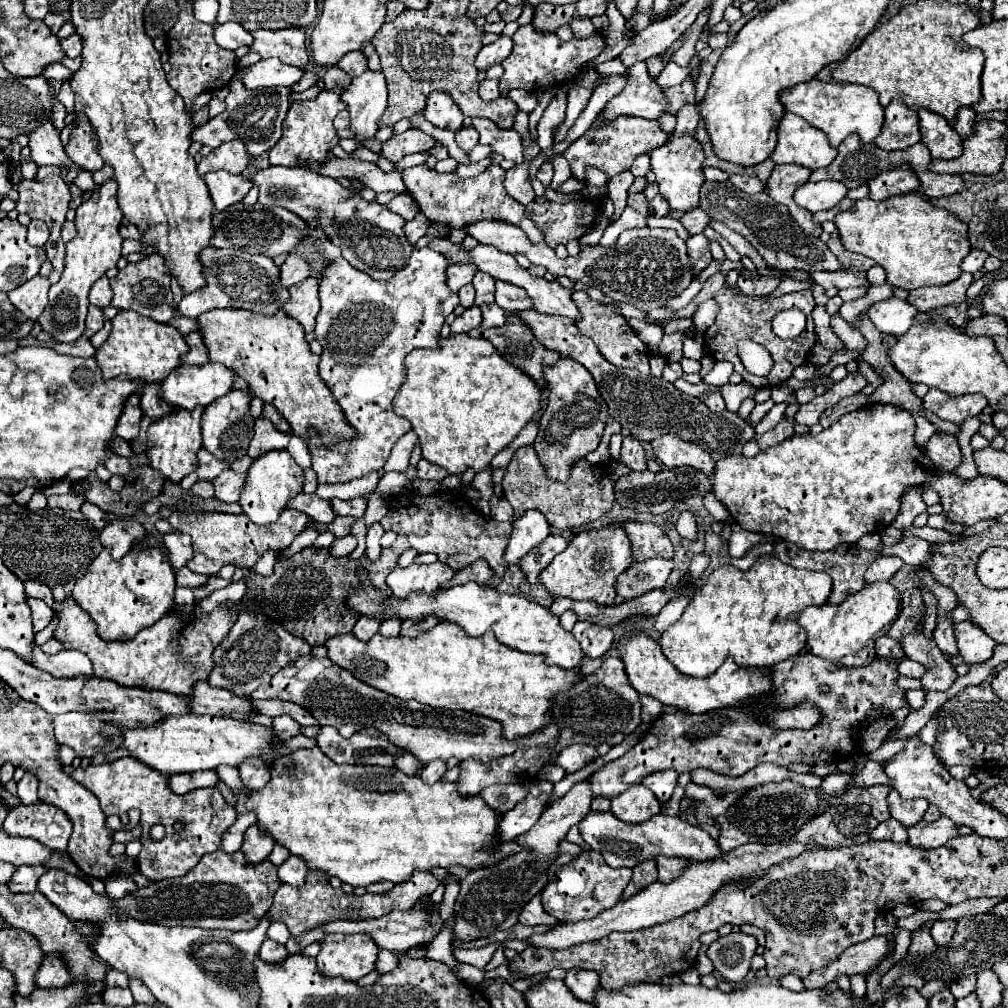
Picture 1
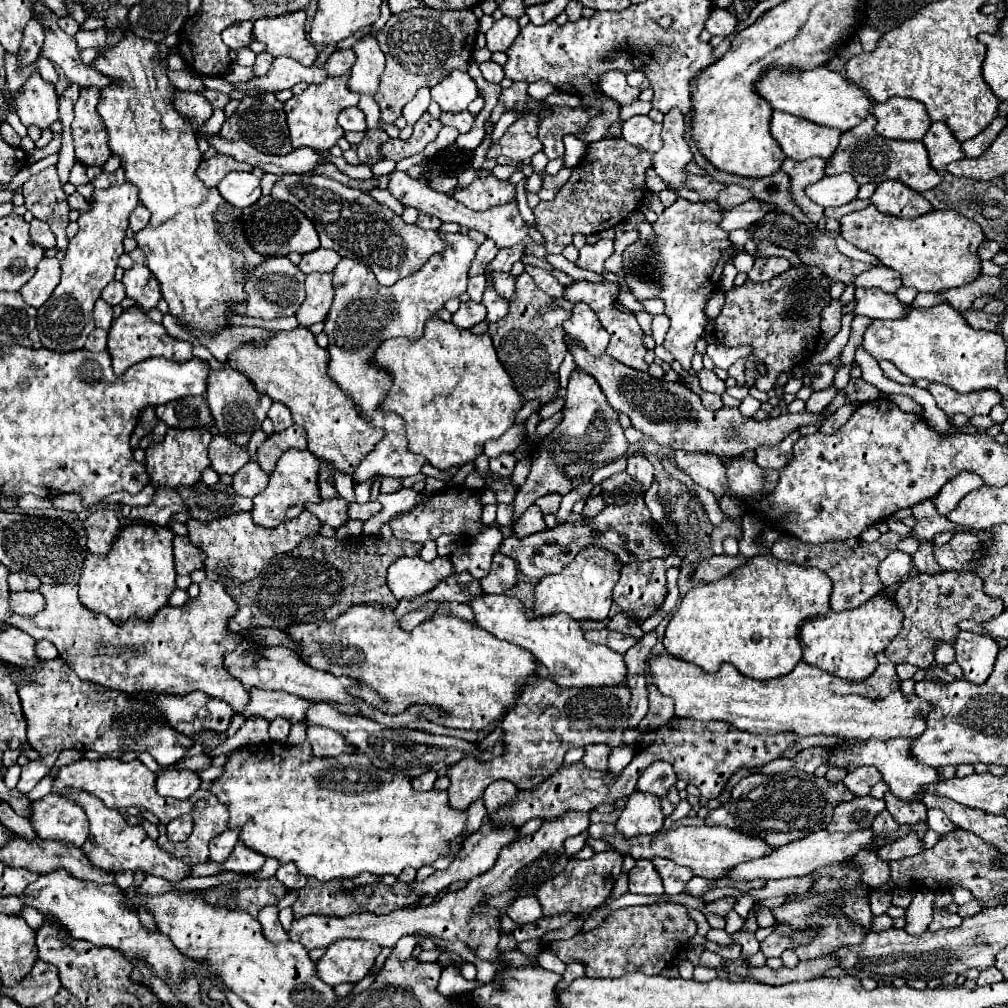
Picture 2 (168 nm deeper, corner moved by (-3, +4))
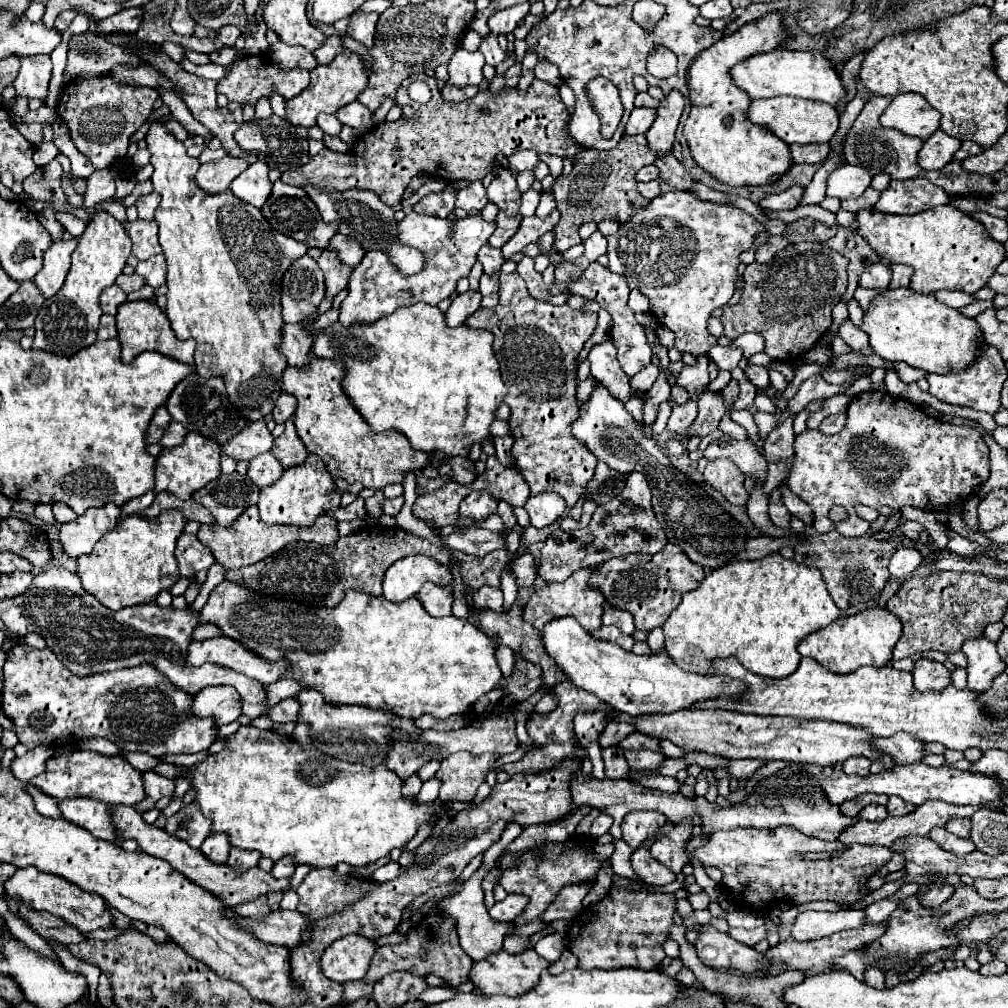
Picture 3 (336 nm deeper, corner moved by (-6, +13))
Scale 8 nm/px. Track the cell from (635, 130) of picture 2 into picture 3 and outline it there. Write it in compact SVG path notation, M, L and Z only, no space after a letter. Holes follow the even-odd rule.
M635 107L631 111L631 117L629 117L629 123L625 127L625 133L627 135L637 135L637 133L647 133L649 127L653 125L657 113L655 109L645 109L645 107Z

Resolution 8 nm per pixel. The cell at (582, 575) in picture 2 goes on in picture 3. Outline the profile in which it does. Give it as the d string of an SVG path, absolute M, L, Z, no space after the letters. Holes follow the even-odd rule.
M579 569L575 571L569 579L561 581L561 583L547 583L543 587L537 587L531 595L531 599L527 601L525 605L525 611L523 611L523 617L527 623L531 623L535 629L543 629L543 625L551 619L557 619L557 617L565 617L565 615L573 615L577 617L579 625L587 631L595 631L601 627L601 615L603 615L603 603L605 603L605 595L603 591L599 589L591 589L589 585L589 579L591 579L591 573L595 569Z

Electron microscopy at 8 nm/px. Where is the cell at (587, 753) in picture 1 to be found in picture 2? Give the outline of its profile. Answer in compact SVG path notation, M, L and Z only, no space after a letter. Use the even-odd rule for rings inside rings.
M592 744L592 746L586 746L586 754L584 754L582 762L584 762L584 766L594 768L594 770L608 770L608 756L610 756L608 746Z

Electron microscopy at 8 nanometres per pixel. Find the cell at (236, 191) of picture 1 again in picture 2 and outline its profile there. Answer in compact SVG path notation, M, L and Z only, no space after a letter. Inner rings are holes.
M230 172L218 186L222 198L236 208L252 206L260 196L260 178L252 172Z

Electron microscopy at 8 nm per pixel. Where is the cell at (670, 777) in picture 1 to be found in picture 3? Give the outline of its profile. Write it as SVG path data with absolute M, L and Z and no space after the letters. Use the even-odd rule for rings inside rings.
M625 751L627 763L631 767L631 771L651 771L655 773L661 763L667 759L663 753L659 751Z

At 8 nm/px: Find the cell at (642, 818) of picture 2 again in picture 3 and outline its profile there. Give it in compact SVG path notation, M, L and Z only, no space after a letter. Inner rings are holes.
M631 811L625 815L623 823L621 823L621 831L623 831L623 839L629 843L629 847L637 849L641 841L645 841L647 837L655 835L657 829L665 823L667 819L657 813L657 811Z

